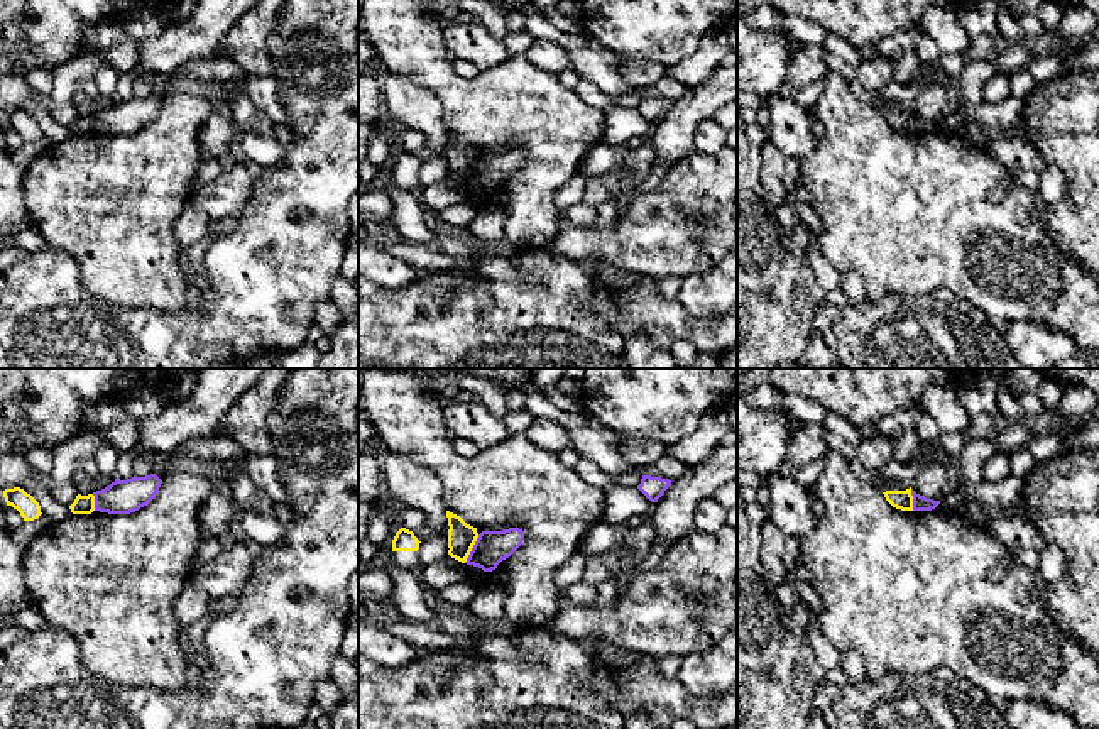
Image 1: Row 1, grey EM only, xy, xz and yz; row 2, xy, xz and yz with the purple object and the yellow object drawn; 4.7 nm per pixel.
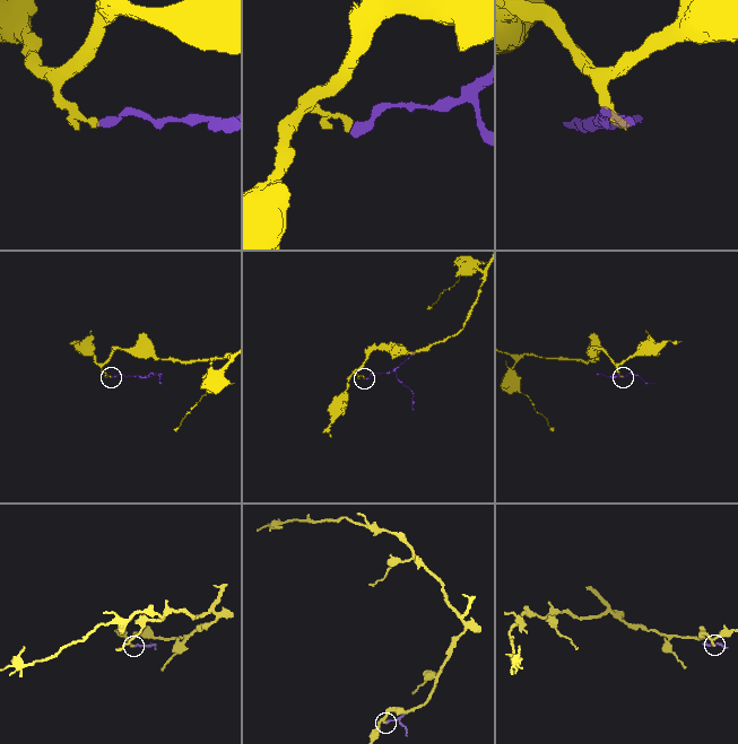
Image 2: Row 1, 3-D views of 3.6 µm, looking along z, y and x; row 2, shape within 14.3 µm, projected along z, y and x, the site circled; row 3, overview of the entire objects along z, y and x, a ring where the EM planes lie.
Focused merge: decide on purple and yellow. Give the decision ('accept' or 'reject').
reject

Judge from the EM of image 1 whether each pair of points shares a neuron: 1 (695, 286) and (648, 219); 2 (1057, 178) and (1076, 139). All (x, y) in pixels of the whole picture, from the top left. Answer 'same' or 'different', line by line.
1: different
2: different

